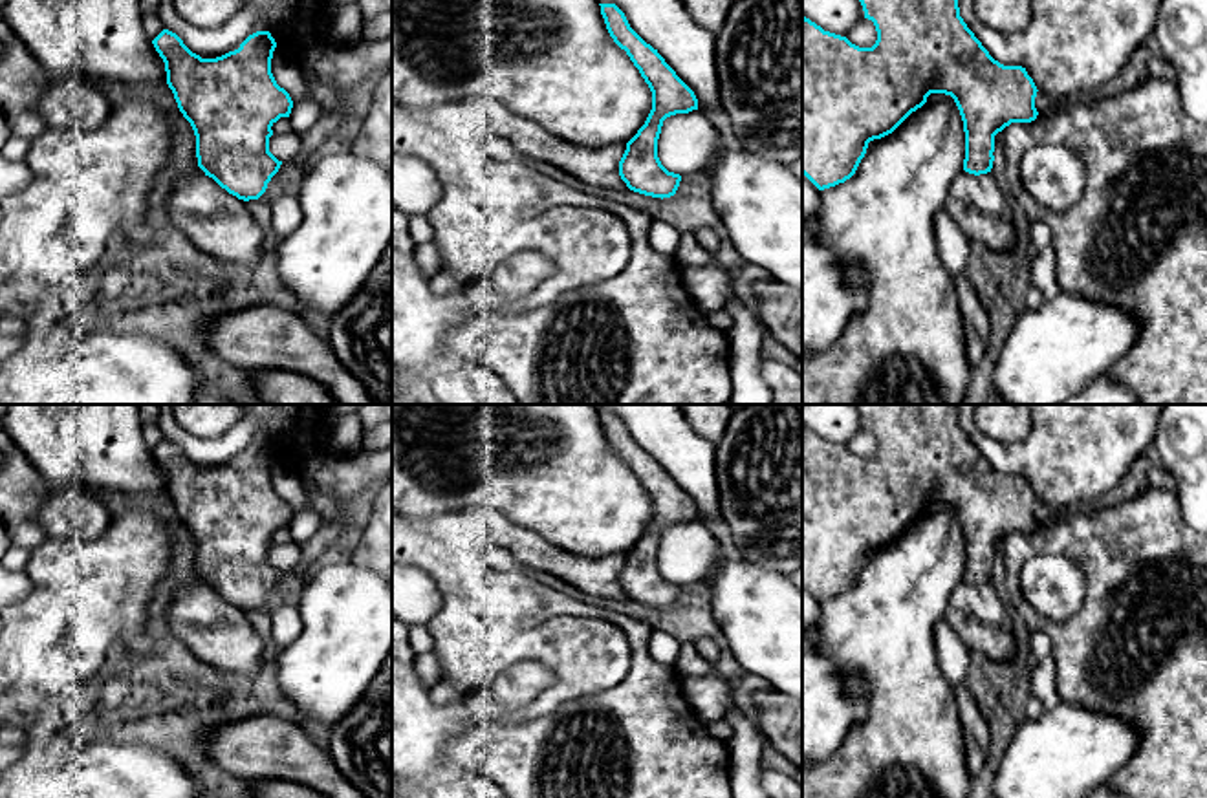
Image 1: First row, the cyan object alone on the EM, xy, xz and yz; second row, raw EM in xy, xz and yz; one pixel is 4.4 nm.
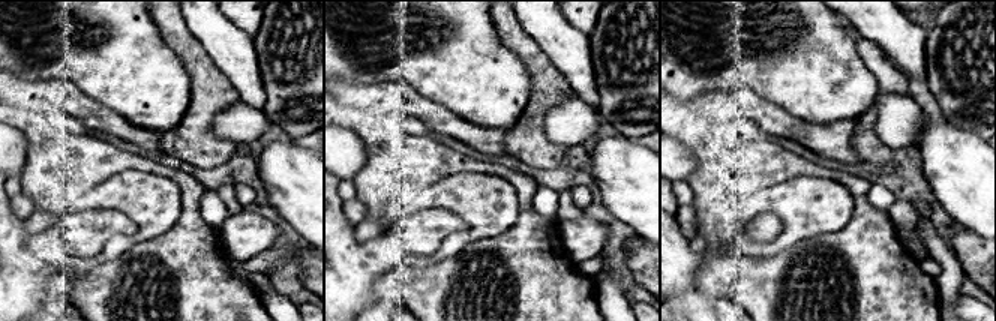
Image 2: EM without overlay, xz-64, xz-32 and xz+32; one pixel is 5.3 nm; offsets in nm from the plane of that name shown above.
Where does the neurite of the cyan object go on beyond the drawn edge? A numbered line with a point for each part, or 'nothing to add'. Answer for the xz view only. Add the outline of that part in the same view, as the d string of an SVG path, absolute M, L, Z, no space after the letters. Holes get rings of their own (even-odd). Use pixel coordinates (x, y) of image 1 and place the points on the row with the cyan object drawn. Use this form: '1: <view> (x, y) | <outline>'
1: xz (599, 167) | M491 97L465 102L443 102L440 106L408 112L434 126L447 126L460 117L463 130L484 126L504 143L511 143L524 157L538 159L538 154L546 150L553 167L575 176L586 185L612 190L628 189L619 176L619 161L626 145L584 148L557 135L542 135L535 130L535 123L517 117Z

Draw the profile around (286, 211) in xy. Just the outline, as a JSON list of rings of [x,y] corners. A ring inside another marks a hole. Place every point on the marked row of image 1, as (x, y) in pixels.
[[[286,194],[271,203],[271,227],[277,236],[289,236],[302,221],[302,209],[297,194]]]

